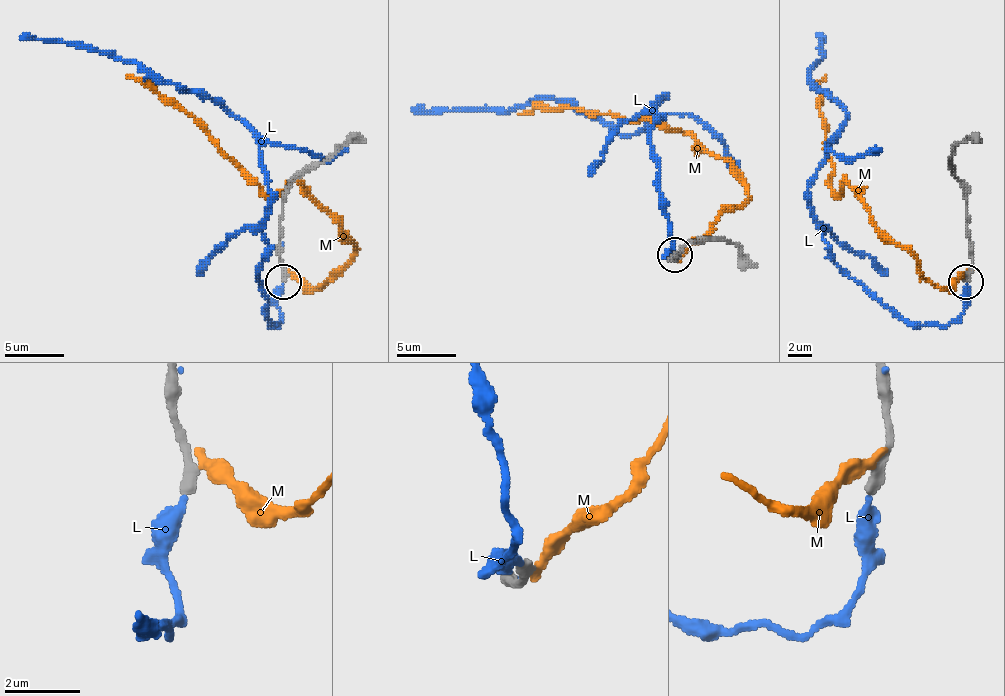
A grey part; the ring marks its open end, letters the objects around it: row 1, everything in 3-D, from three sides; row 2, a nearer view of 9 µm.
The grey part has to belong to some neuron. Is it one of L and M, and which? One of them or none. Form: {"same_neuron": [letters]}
{"same_neuron": ["L"]}

